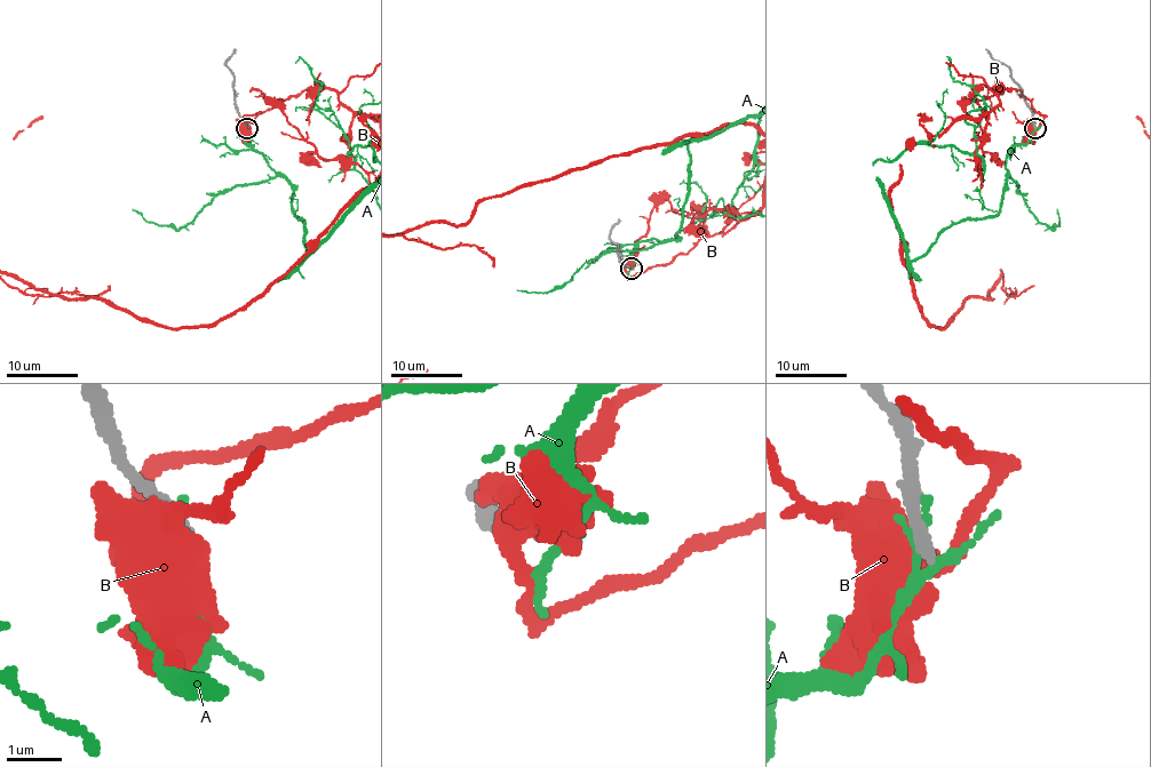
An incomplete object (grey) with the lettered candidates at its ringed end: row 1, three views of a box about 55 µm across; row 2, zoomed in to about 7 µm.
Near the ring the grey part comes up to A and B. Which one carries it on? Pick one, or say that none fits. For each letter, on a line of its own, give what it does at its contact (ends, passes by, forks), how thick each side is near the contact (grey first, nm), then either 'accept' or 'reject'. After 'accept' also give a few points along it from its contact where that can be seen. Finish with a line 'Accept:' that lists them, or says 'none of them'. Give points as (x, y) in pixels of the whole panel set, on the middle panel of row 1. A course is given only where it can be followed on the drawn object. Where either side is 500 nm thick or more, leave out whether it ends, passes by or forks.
A: it passes by; calibres 320 and 150 nm; reject
B: calibres 320 and 600 nm; reject
Accept: none of them

